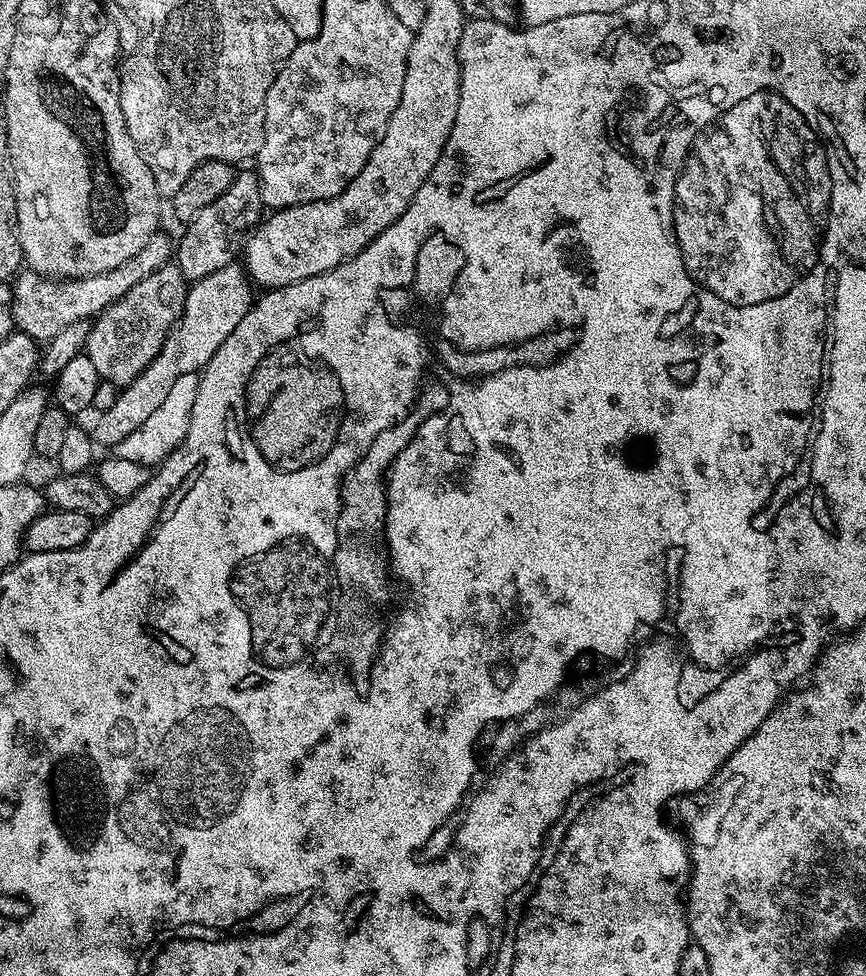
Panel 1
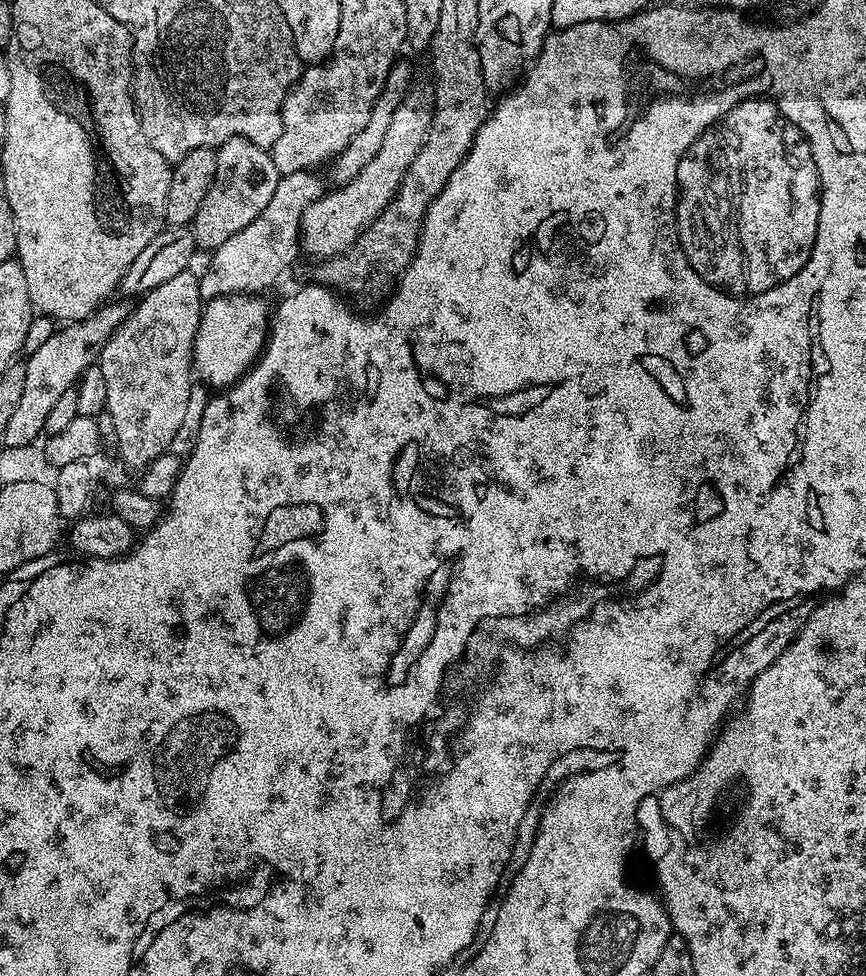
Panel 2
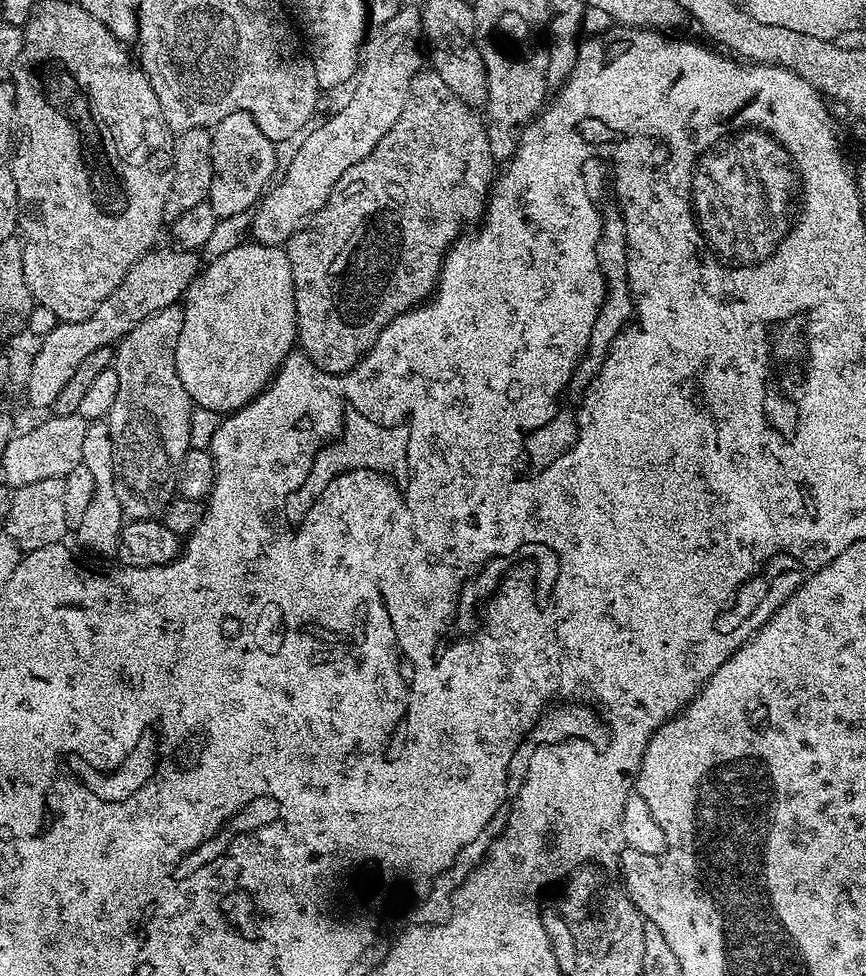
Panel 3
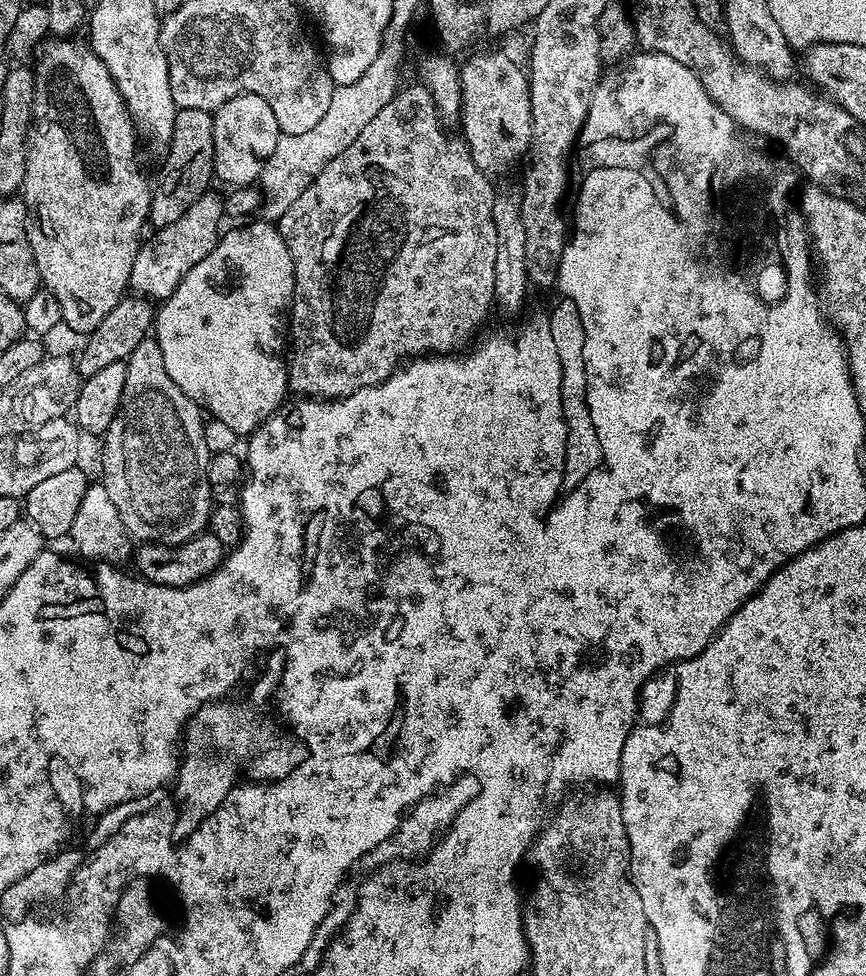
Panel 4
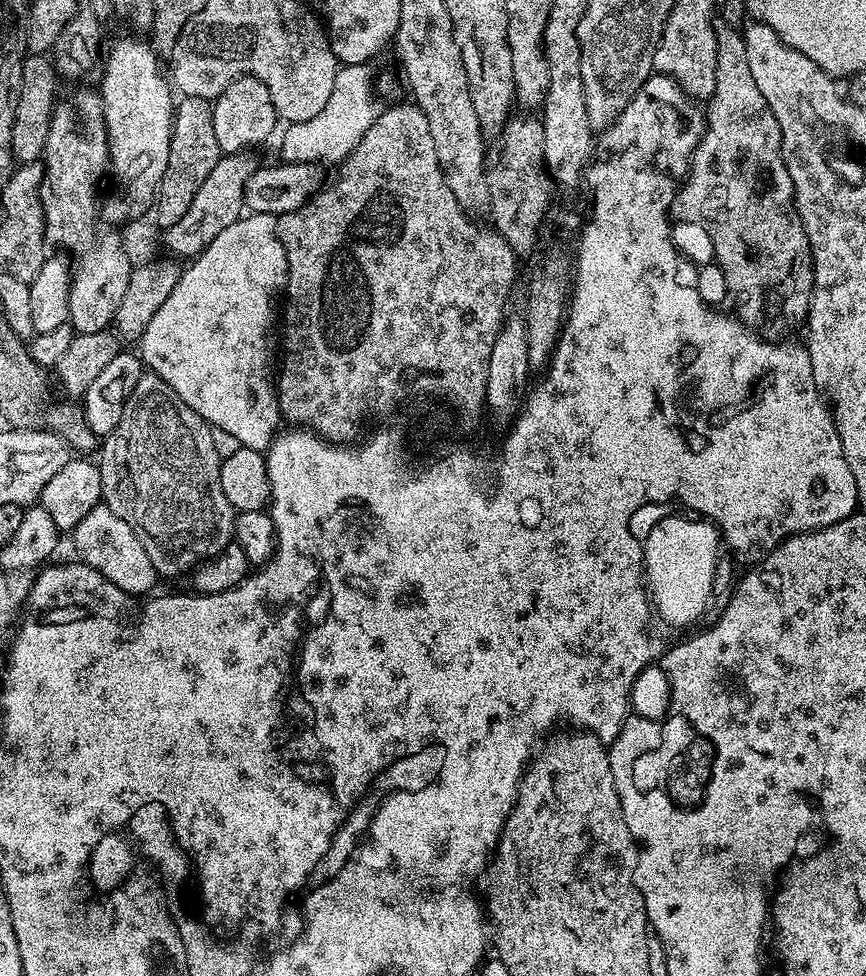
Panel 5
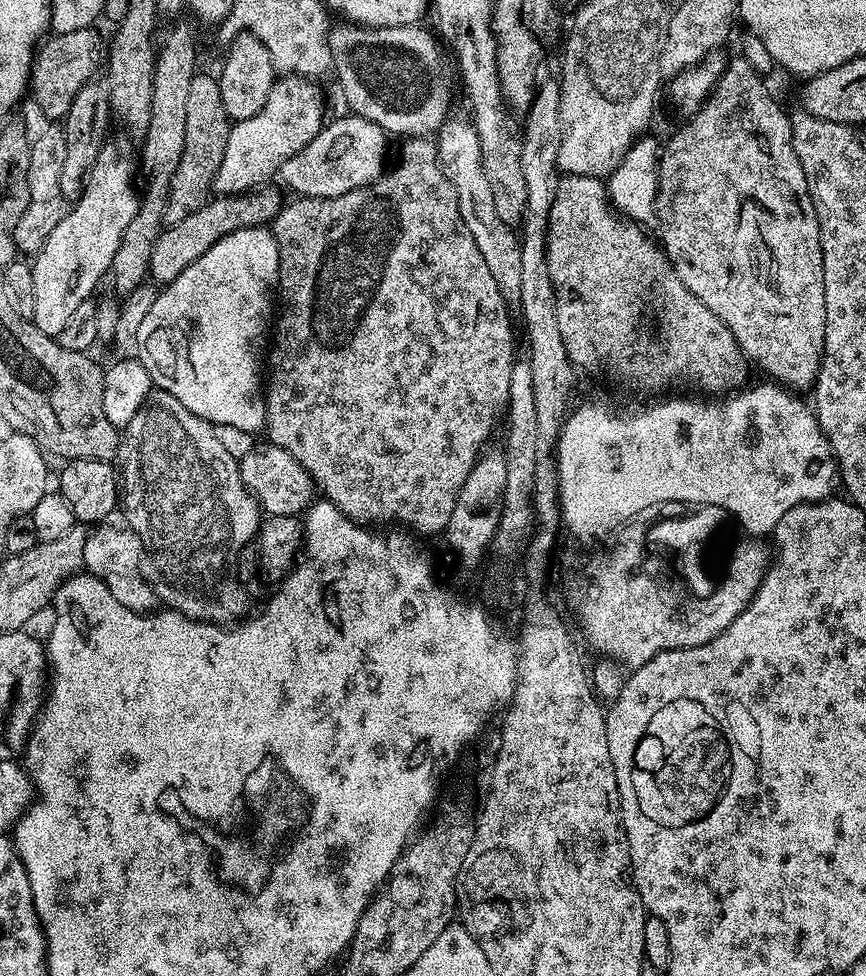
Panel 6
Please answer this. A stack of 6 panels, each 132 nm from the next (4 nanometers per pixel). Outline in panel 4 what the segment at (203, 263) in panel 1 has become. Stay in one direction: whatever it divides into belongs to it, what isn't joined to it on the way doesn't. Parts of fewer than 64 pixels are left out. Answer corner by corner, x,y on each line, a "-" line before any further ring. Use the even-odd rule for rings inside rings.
243,92
236,95
213,113
215,179
233,189
255,185
262,174
263,164
281,134
278,120
270,104
261,95

